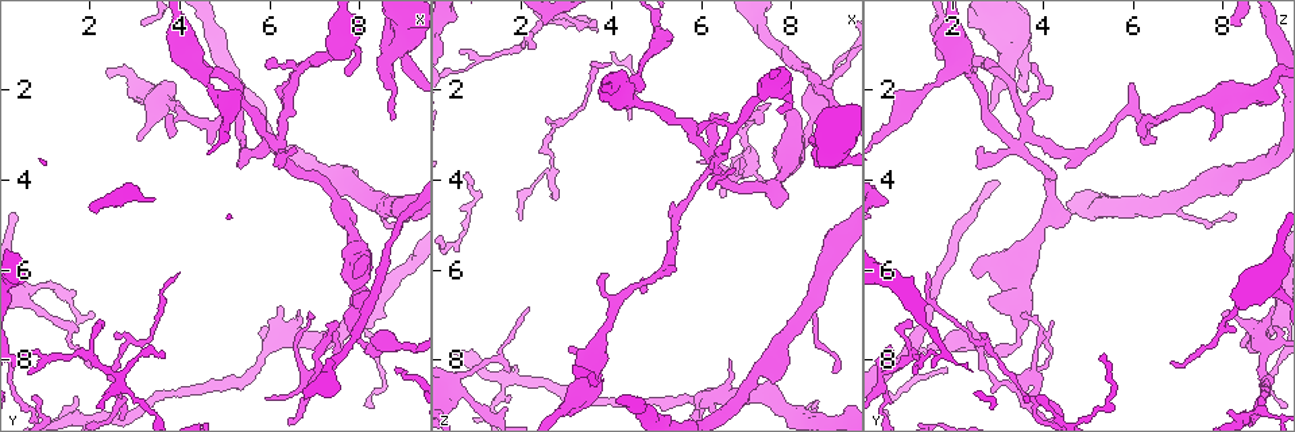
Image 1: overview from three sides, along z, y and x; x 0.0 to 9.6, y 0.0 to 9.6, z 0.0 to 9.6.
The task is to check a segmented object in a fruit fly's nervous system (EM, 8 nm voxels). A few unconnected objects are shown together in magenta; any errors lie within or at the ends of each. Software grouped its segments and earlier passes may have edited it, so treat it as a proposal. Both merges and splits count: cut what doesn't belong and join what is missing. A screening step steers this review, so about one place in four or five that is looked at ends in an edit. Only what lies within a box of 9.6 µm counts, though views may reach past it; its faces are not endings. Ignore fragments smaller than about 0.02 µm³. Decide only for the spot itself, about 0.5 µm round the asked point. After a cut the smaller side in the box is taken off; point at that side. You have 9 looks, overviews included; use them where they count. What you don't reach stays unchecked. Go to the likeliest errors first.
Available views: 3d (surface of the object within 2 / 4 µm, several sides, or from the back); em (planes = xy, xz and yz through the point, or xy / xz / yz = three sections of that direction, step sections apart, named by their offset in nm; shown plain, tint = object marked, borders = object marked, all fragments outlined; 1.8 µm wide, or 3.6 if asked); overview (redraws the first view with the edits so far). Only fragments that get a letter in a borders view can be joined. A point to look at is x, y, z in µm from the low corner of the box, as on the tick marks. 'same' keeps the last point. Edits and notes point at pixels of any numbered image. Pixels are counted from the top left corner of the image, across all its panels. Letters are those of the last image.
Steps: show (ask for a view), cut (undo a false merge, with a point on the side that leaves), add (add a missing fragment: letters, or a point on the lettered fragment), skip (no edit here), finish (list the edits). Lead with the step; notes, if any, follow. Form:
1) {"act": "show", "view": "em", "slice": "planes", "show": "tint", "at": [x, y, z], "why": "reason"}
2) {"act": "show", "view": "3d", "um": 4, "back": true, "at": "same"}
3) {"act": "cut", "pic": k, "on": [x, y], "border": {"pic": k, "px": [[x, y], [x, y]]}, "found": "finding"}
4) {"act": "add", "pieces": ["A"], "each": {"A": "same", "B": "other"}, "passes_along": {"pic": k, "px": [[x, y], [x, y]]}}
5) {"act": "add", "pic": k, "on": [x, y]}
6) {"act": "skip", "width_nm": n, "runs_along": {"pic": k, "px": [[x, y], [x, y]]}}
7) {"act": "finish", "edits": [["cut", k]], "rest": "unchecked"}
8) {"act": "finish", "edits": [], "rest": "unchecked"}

{"act": "show", "view": "em", "um": 3.6, "slice": "planes", "show": "tint", "at": [6.15, 3.25, 3.50], "why": "a fork"}

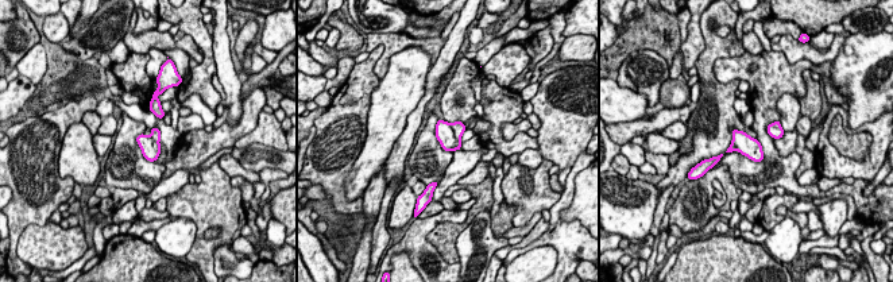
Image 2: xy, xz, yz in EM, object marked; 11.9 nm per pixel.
{"act": "show", "view": "em", "um": 3.6, "slice": "planes", "show": "borders", "at": "same"}

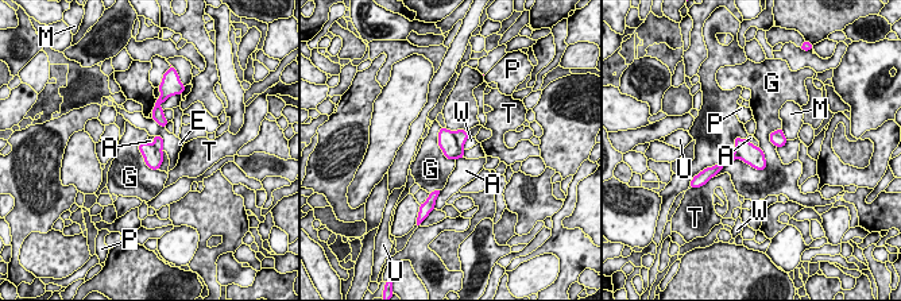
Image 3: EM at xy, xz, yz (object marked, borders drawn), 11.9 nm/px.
{"act": "cut", "pic": 3, "on": [460, 135], "width_nm": 240, "each": {"A": "other", "E": "other", "G": "other", "M": "other", "P": "other", "T": "other", "U": "other", "W": "other"}, "part_leaving": {"pic": 3, "px": [[737, 155], [716, 168]]}, "found": "two neurons meet here"}

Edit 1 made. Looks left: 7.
{"act": "show", "view": "3d", "um": 4, "at": [2.10, 8.05, 6.90], "why": "free end"}

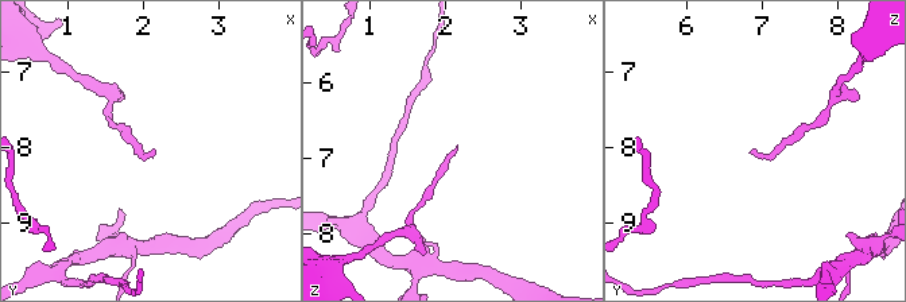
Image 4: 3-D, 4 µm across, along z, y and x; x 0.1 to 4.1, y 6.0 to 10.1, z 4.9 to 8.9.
{"act": "show", "view": "em", "slice": "planes", "show": "borders", "at": [2.15, 8.05, 6.85]}

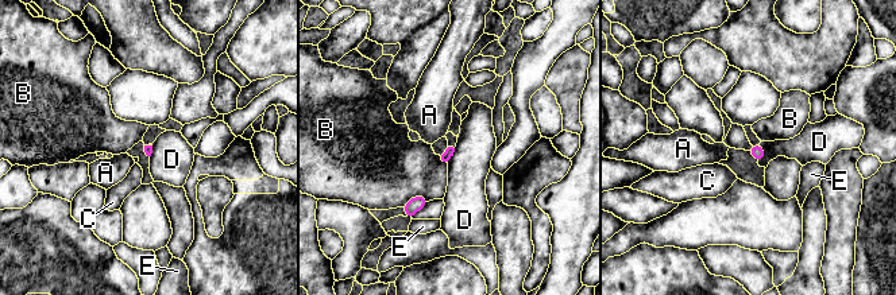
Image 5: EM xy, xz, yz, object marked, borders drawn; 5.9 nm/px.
{"act": "skip", "each": {"A": "other", "B": "other", "C": "other", "D": "other", "E": "other"}, "border": {"pic": 5, "px": [[760, 143], [764, 156], [757, 162]]}, "found": "no lettered fragment goes on from it"}

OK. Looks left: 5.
{"act": "show", "view": "3d", "um": 4, "back": true, "at": [4.00, 6.10, 1.45], "why": "free end"}

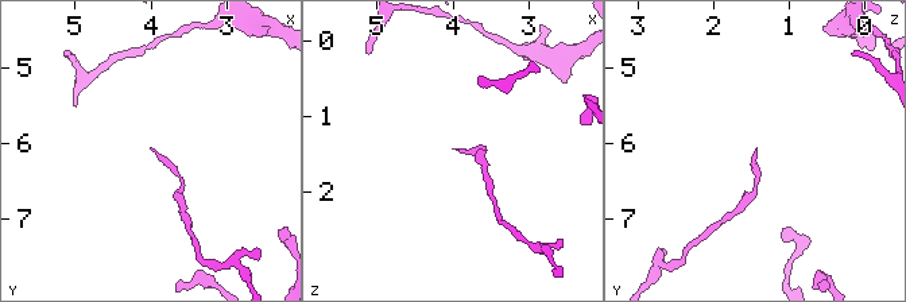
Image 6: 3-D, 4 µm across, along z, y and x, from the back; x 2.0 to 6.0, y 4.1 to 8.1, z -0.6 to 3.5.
{"act": "show", "view": "em", "slice": "xy", "step": 8, "show": "borders", "at": [4.00, 6.05, 1.40], "why": "now the EM"}

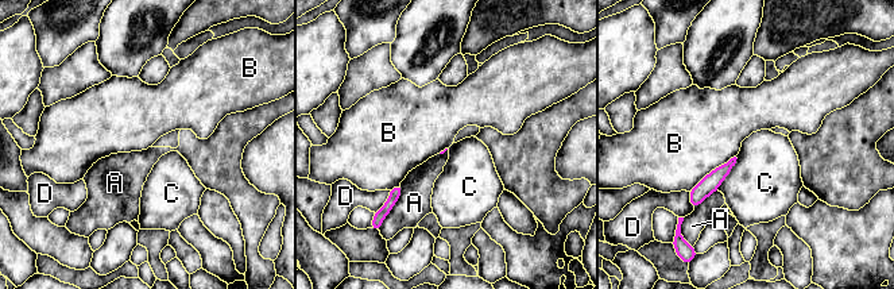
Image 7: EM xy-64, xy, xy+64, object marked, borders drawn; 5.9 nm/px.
{"act": "skip", "longest_contact_nm": ["B", 360], "each": {"A": "other", "B": "other", "C": "other", "D": "other"}, "border": {"pic": 7, "px": [[735, 155], [712, 169], [688, 191]]}, "found": "no lettered fragment goes on from it"}

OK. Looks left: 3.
{"act": "show", "view": "3d", "um": 4, "at": [2.25, 7.15, 1.15], "why": "branch stops here"}

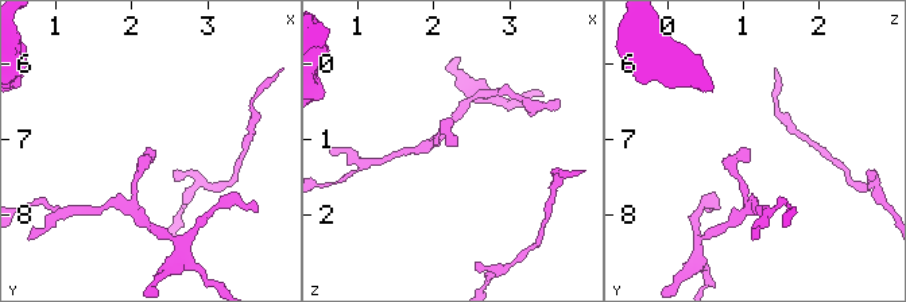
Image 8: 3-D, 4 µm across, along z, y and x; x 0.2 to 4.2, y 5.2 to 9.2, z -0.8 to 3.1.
{"act": "show", "view": "em", "slice": "planes", "show": "borders", "at": [2.25, 7.15, 1.10], "why": "need the tissue"}

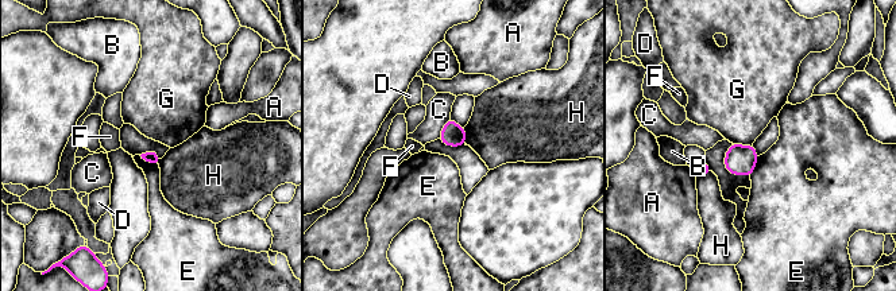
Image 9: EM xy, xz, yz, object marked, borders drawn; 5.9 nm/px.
{"act": "skip", "each": {"A": "other", "B": "other", "C": "other", "D": "other", "E": "other", "F": "other", "G": "other", "H": "other"}, "found": "no lettered fragment goes on from it"}

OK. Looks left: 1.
{"act": "finish", "edits": [["cut", 3]], "rest": "unchecked"}

